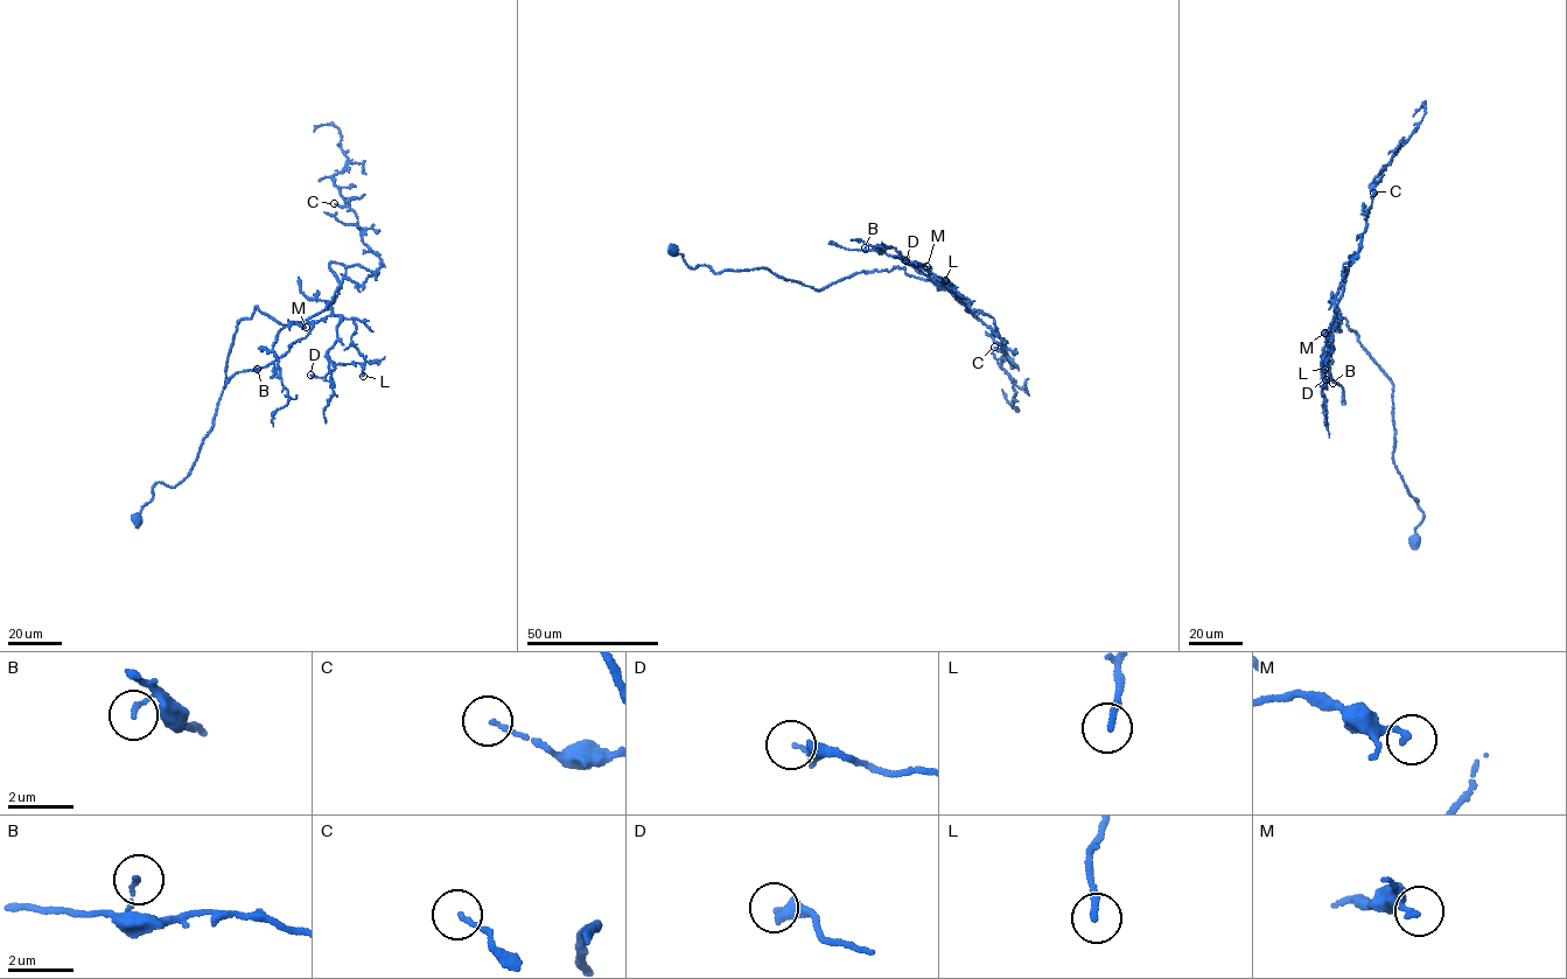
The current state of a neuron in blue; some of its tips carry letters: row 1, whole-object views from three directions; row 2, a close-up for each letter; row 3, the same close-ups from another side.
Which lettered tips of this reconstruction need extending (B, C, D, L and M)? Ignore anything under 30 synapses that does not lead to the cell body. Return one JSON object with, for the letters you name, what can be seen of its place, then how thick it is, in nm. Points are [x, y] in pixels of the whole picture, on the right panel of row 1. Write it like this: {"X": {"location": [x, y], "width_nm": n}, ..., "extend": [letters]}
{"L": {"location": [1324, 369], "width_nm": 200}, "extend": ["L"]}

